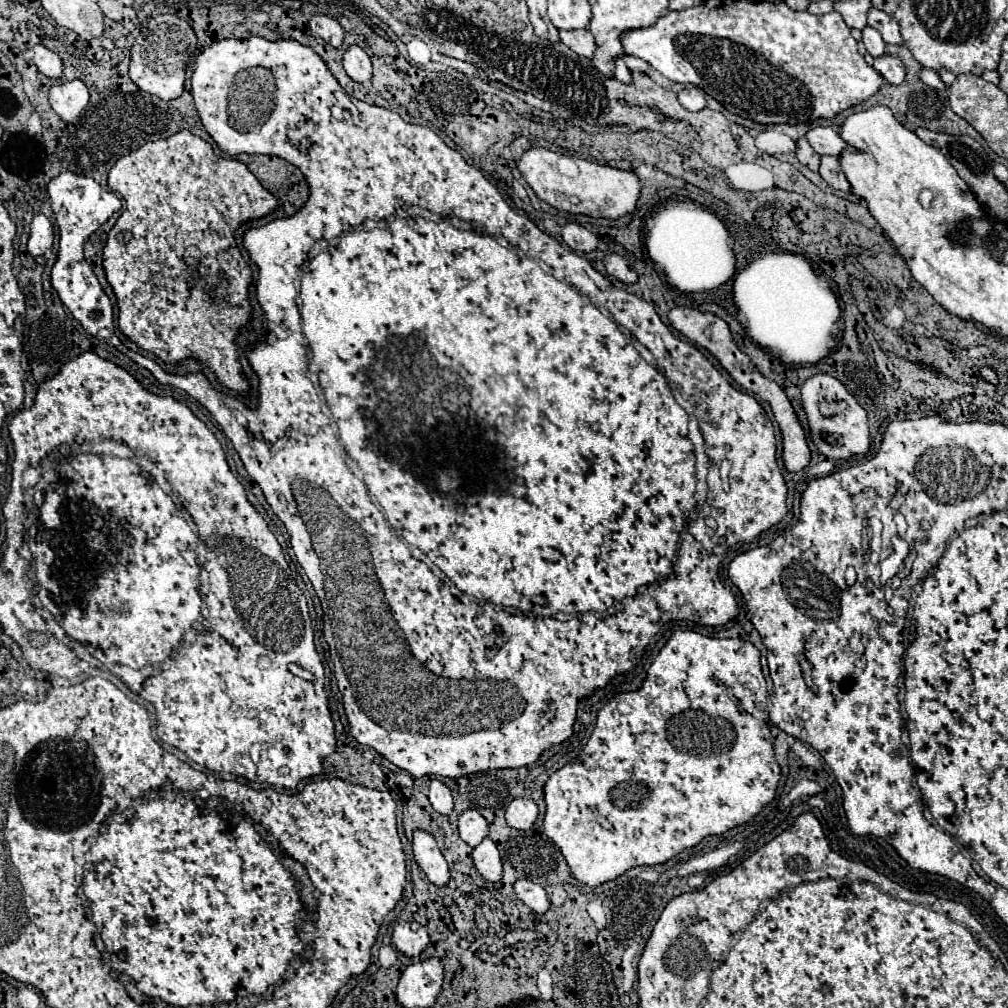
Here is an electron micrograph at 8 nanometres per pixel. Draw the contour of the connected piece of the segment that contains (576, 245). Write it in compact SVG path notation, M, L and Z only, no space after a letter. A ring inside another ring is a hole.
M567 223L563 227L561 237L575 251L593 251L597 247L597 241L599 241L595 233L591 233L589 229L585 229L577 223Z

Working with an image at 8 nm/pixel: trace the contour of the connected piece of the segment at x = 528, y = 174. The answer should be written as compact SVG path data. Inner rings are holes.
M531 147L521 155L517 167L537 197L561 211L617 219L631 213L639 199L639 177L635 173L601 165L593 159L555 153L545 147ZM581 201L591 201L593 205L581 205Z

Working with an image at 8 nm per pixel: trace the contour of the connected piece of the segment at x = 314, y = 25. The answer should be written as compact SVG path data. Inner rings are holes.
M321 13L313 15L309 19L309 29L313 31L315 37L321 37L323 41L327 41L333 47L341 47L341 43L343 43L343 35L345 35L343 27L327 15L321 15Z

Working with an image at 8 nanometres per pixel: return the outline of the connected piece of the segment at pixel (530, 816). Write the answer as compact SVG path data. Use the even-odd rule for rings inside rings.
M519 797L519 799L511 801L507 811L505 811L507 825L513 829L523 829L523 831L533 827L537 815L539 815L537 803L533 799L527 799L527 797Z

